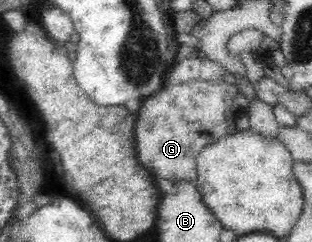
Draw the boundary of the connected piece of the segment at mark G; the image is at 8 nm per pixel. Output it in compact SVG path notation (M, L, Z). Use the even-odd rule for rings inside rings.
M193 81L189 84L178 84L175 87L163 85L158 92L142 99L141 102L141 112L135 128L139 164L155 179L165 178L173 186L177 182L188 182L199 190L196 156L208 144L217 142L222 136L233 132L236 129L237 120L247 113L249 104L250 102L243 95L243 90L237 90L227 82L211 84Z

